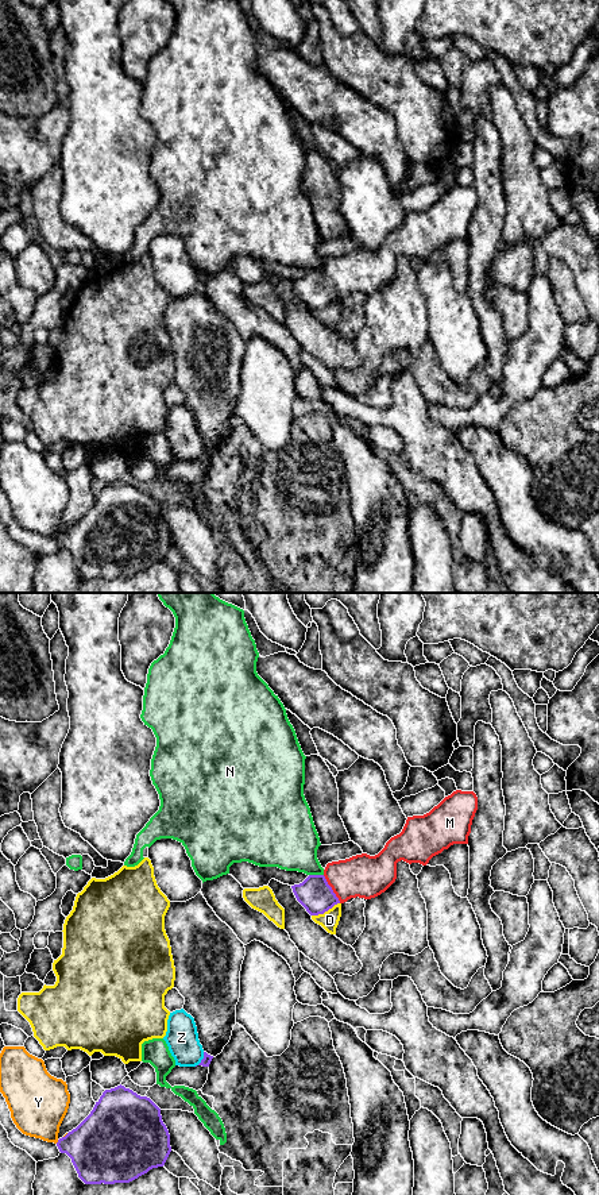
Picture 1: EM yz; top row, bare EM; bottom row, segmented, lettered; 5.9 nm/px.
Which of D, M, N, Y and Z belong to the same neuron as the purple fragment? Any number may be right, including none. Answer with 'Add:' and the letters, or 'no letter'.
Add: M

